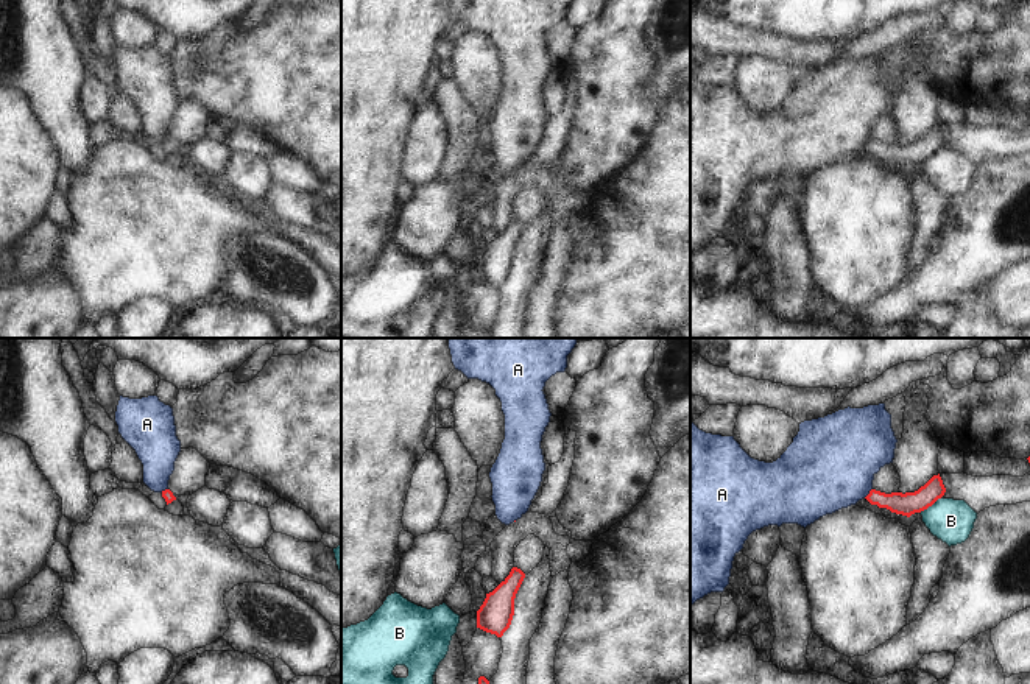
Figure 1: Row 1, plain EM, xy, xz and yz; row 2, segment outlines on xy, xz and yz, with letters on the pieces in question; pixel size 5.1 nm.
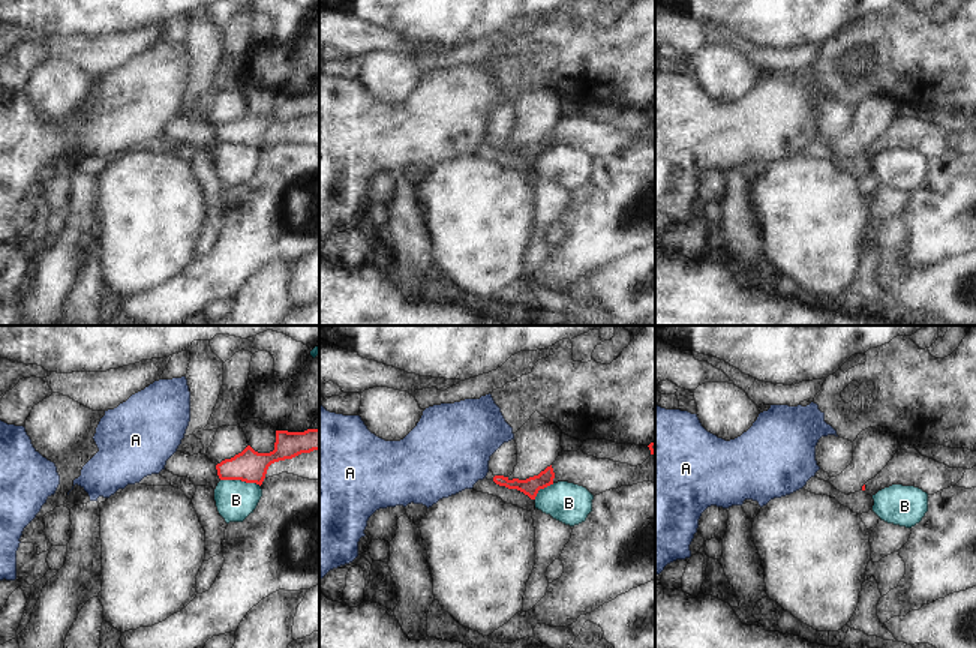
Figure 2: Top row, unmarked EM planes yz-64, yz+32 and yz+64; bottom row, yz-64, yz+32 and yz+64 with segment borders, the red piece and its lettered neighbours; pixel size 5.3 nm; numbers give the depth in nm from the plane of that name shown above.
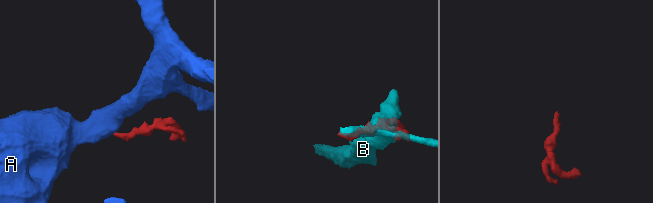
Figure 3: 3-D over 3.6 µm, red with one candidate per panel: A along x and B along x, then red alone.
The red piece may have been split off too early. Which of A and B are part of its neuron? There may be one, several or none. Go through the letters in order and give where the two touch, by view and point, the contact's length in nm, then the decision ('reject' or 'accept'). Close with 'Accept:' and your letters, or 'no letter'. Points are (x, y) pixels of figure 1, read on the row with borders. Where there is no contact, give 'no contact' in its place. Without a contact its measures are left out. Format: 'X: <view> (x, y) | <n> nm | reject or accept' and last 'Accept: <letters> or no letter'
A: yz (870, 493) | 70 nm | reject
B: yz (931, 505) | 150 nm | reject
Accept: no letter

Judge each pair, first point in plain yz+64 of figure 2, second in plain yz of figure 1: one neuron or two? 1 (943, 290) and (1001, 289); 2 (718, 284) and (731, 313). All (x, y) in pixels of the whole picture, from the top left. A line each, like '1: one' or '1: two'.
1: one
2: one

